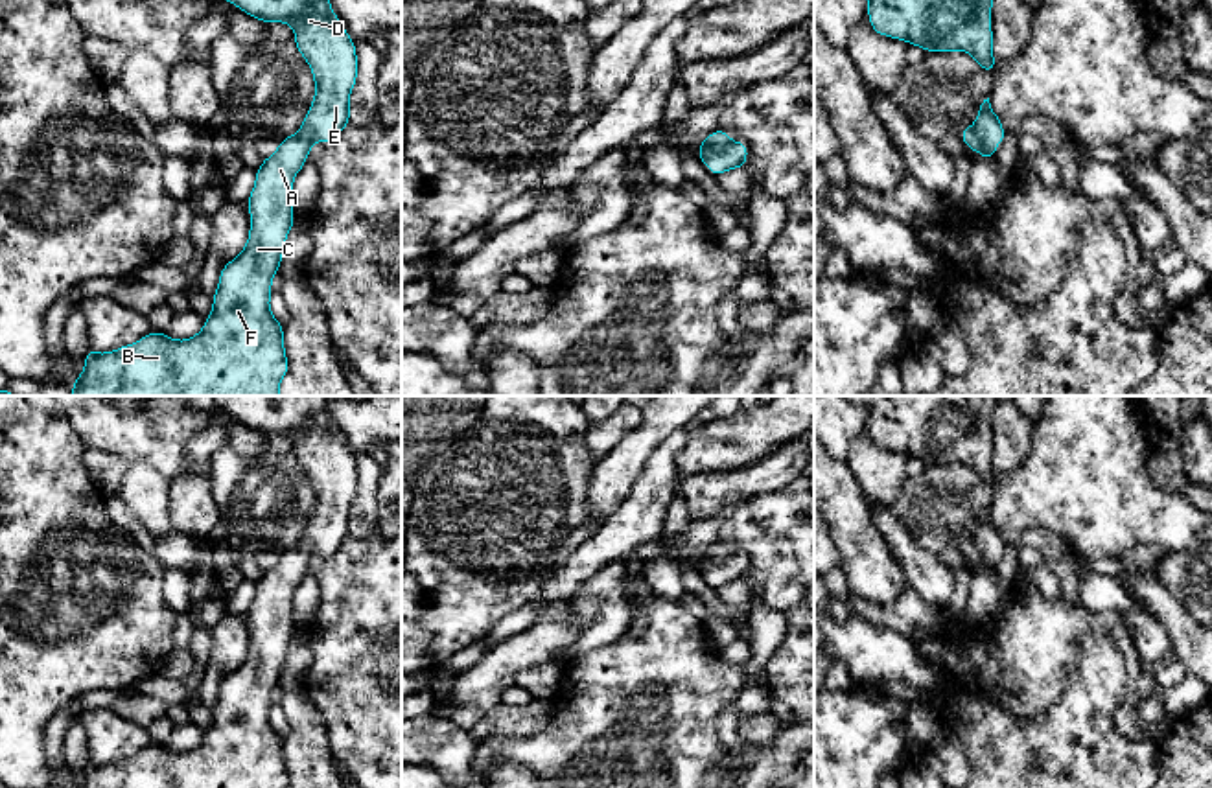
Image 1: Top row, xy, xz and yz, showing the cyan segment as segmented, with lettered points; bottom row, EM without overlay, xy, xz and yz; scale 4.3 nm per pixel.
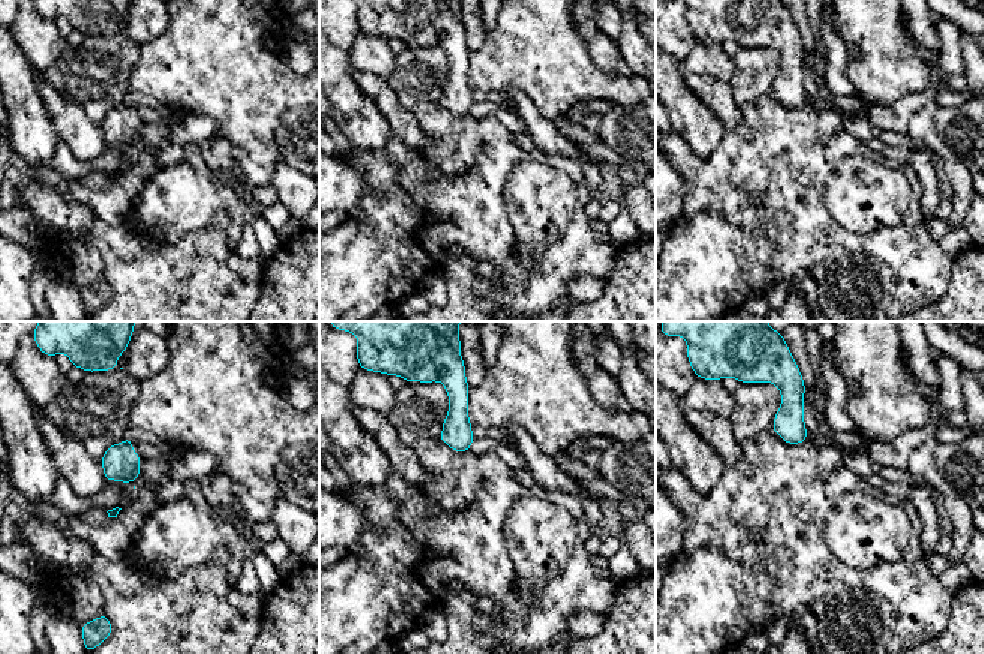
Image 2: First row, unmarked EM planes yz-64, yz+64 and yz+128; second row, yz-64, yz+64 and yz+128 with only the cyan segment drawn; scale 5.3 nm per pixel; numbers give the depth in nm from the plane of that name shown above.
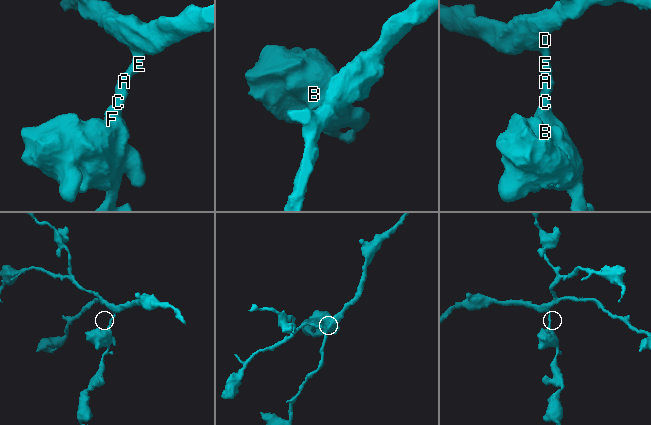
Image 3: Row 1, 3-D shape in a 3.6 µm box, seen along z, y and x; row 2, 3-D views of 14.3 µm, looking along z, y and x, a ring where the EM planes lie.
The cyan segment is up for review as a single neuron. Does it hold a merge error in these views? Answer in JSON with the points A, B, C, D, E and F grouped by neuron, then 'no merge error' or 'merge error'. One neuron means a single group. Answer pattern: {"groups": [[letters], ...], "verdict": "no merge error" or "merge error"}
{"groups": [["A", "B", "C", "D", "E", "F"]], "verdict": "no merge error"}

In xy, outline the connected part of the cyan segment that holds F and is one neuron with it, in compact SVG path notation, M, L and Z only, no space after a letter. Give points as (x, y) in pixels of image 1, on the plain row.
M212 396L217 409L243 425L265 435L286 435L295 442L295 458L311 481L315 510L297 547L280 552L278 562L256 582L247 611L251 643L245 661L219 687L214 720L203 742L177 753L151 744L114 764L96 766L90 759L81 788L286 788L289 773L284 760L284 738L273 729L271 694L278 687L284 657L293 641L293 593L308 574L317 554L332 554L350 536L350 504L357 493L355 455L328 412L326 396Z

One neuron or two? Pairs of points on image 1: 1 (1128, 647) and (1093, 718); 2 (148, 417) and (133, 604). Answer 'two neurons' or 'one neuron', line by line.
1: two neurons
2: two neurons

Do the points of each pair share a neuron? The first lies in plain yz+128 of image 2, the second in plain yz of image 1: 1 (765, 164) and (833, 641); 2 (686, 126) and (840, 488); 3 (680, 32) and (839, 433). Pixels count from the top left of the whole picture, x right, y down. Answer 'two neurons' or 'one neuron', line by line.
1: two neurons
2: one neuron
3: one neuron

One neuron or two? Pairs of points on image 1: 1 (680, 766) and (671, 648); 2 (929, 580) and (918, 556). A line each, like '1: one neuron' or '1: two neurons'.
1: one neuron
2: one neuron

